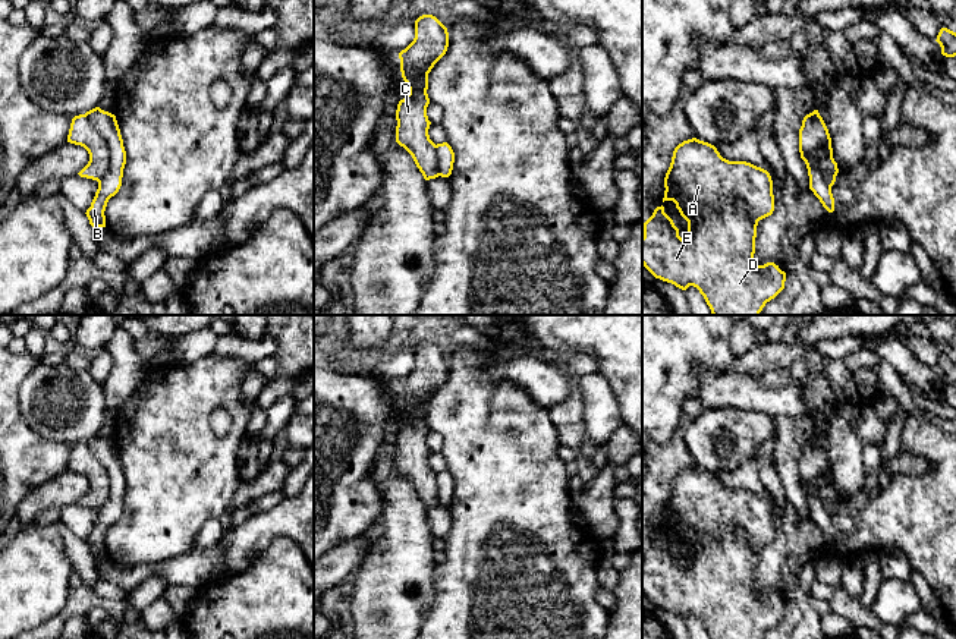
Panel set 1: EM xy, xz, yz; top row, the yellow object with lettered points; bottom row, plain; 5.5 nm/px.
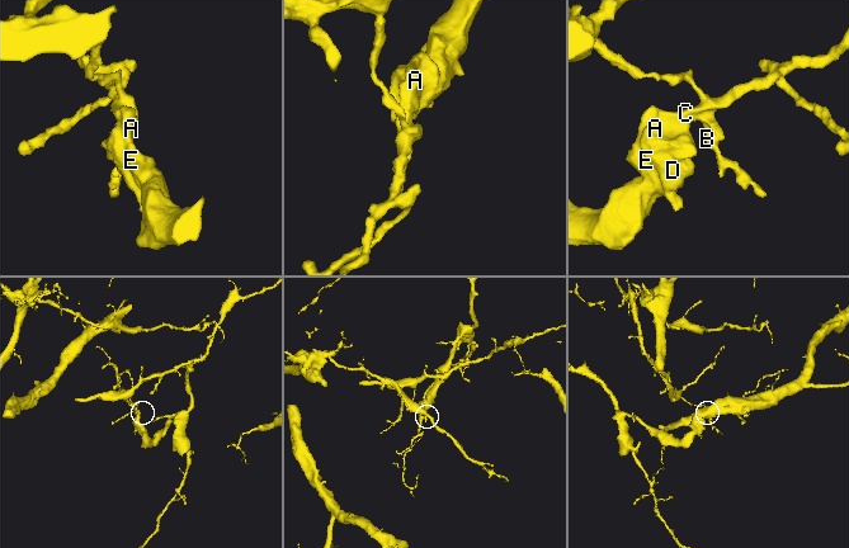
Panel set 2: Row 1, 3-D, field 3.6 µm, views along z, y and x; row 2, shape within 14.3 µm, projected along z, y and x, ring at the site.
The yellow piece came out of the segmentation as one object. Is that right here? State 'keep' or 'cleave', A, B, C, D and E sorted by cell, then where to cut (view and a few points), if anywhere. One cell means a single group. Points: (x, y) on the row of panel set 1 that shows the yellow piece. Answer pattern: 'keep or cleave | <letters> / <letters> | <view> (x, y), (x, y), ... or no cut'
cleave | A C D E / B | xy (84, 115), (107, 145), (109, 170), (98, 182)

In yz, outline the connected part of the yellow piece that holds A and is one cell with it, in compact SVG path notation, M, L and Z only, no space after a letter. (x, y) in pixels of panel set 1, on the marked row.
M696 138L679 144L664 177L664 201L673 201L688 221L688 234L682 239L673 220L657 207L644 223L642 265L663 281L686 290L694 286L704 296L713 315L760 315L767 302L783 289L786 273L774 262L757 265L754 261L758 221L774 211L773 180L767 170L746 161L729 161L717 148Z

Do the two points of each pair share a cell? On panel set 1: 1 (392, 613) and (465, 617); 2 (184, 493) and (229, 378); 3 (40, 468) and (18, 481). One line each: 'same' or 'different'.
1: different
2: same
3: same

